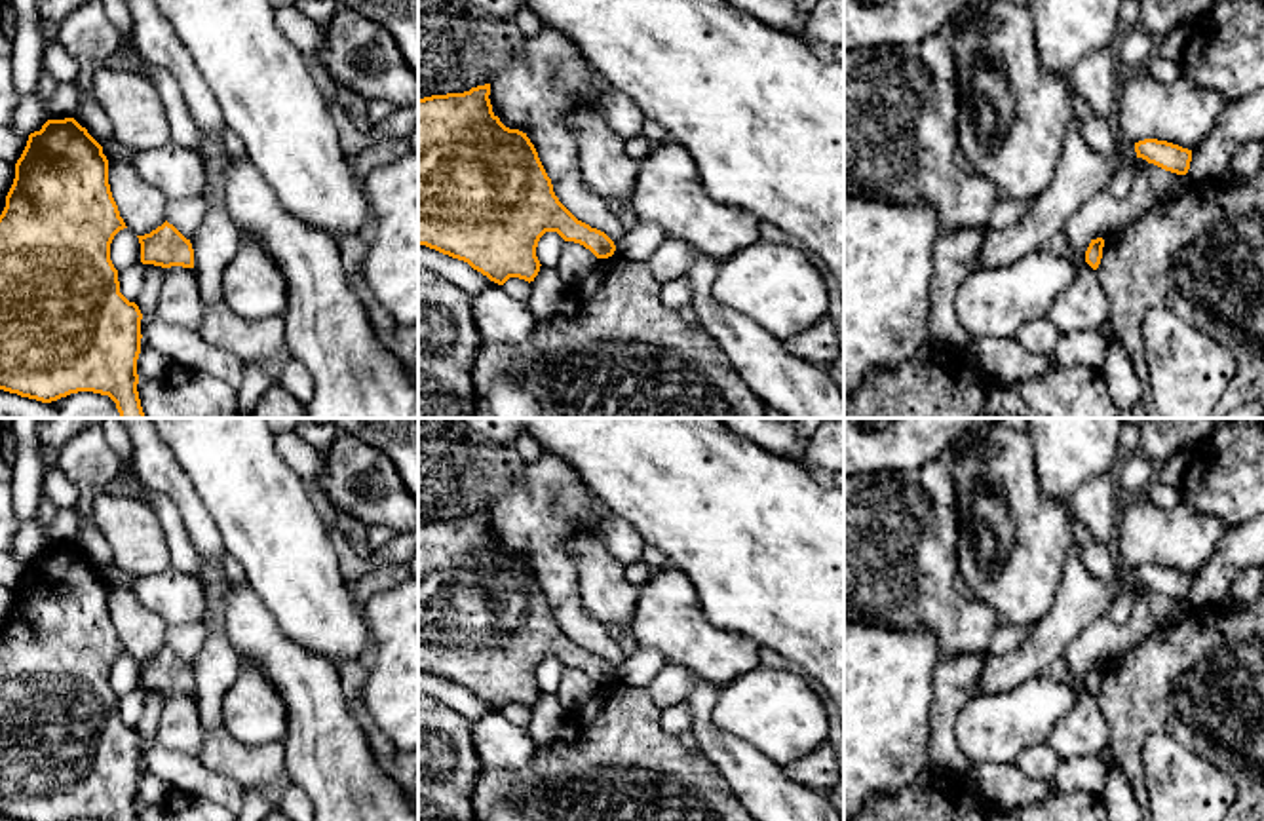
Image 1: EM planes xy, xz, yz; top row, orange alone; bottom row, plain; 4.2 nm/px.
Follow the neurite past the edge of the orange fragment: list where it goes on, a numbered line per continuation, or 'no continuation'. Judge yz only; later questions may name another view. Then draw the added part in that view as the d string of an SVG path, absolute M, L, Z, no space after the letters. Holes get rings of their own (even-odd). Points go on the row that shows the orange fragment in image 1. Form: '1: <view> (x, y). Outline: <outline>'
no continuation

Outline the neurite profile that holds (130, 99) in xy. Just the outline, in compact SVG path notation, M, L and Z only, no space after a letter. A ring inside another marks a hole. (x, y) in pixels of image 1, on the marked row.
M99 68L93 78L93 99L108 116L118 144L129 150L148 150L171 141L162 97L141 72Z

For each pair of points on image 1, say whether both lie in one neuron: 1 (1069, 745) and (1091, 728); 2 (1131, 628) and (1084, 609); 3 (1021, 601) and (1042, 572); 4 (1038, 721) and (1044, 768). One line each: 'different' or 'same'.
1: same
2: different
3: same
4: different

